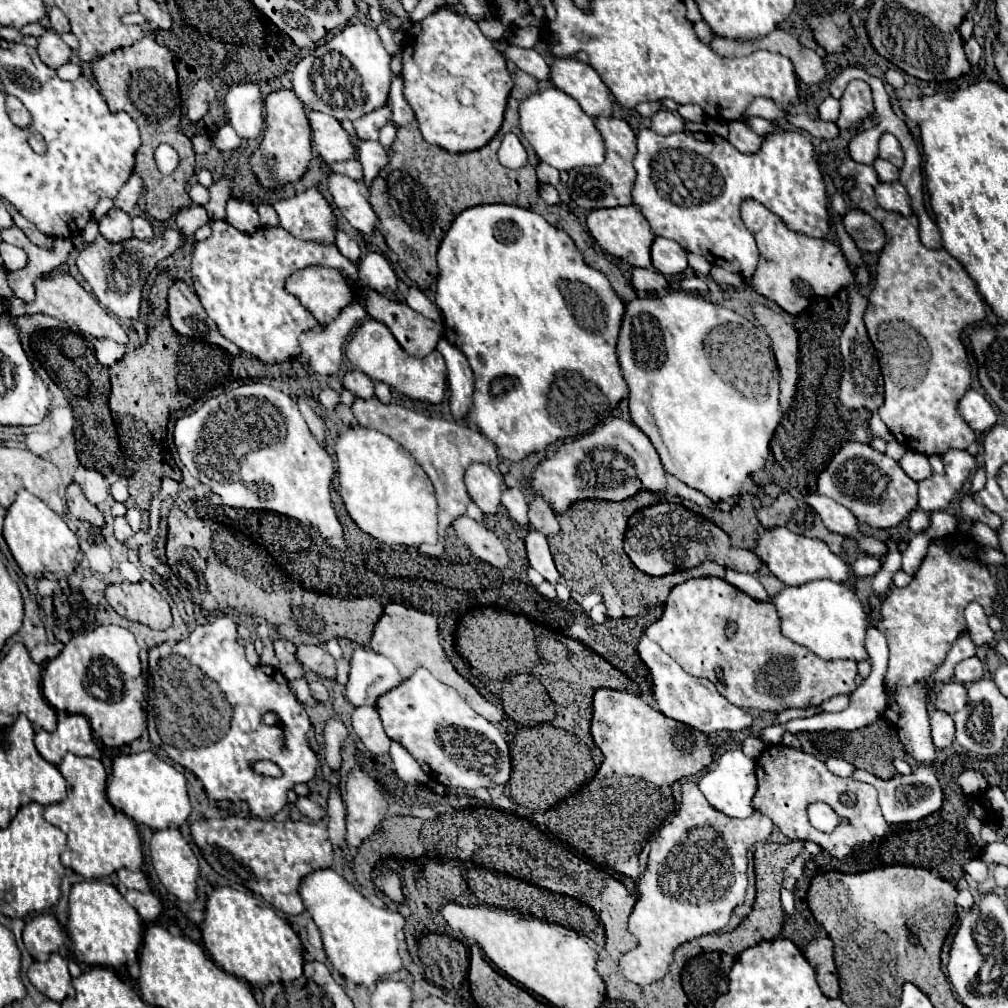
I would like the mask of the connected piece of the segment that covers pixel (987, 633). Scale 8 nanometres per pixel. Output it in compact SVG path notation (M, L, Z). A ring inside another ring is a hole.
M970 603L965 609L964 616L973 643L977 646L988 645L994 638L994 632L989 627L988 615L984 615L982 605ZM976 613L982 613L982 615L976 615Z

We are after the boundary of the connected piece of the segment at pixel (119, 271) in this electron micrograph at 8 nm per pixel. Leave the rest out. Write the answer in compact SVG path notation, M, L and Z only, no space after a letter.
M164 235L154 241L140 241L140 239L128 239L122 243L108 243L104 237L98 237L94 243L86 245L78 257L76 265L86 279L86 283L92 287L96 299L102 307L106 307L110 313L118 315L120 319L138 319L140 301L142 301L142 289L148 279L148 275L154 271L154 267L164 261Z

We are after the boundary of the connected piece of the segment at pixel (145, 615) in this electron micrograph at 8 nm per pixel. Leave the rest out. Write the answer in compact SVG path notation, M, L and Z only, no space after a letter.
M148 581L108 585L106 599L128 621L138 621L152 629L168 629L172 625L168 601Z

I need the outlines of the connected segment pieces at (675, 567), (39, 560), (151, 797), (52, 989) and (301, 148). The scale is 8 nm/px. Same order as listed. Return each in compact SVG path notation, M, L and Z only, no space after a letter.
M658 503L636 511L628 521L624 551L640 571L654 577L686 571L702 561L716 561L718 565L738 573L756 573L762 567L762 561L754 551L732 547L728 535L718 525L686 509L684 505L674 503Z
M20 491L16 501L8 509L4 519L4 539L24 575L64 579L76 567L76 555L80 551L76 535L70 531L70 527L58 513L54 513L44 501L40 501L28 491Z
M152 751L116 757L106 793L108 801L116 809L126 813L136 823L148 825L150 829L180 827L192 813L192 803L188 799L188 789L186 789L186 777L166 761L158 759Z
M52 953L50 959L44 963L34 961L28 969L28 979L40 993L50 997L52 1001L60 1003L66 997L74 995L72 977L68 973L66 961L58 953Z
M280 89L266 95L266 127L262 143L252 151L248 163L254 171L254 177L260 187L268 191L276 191L288 183L298 183L312 161L312 145L310 145L310 123L304 113L302 101L294 95L294 91Z

